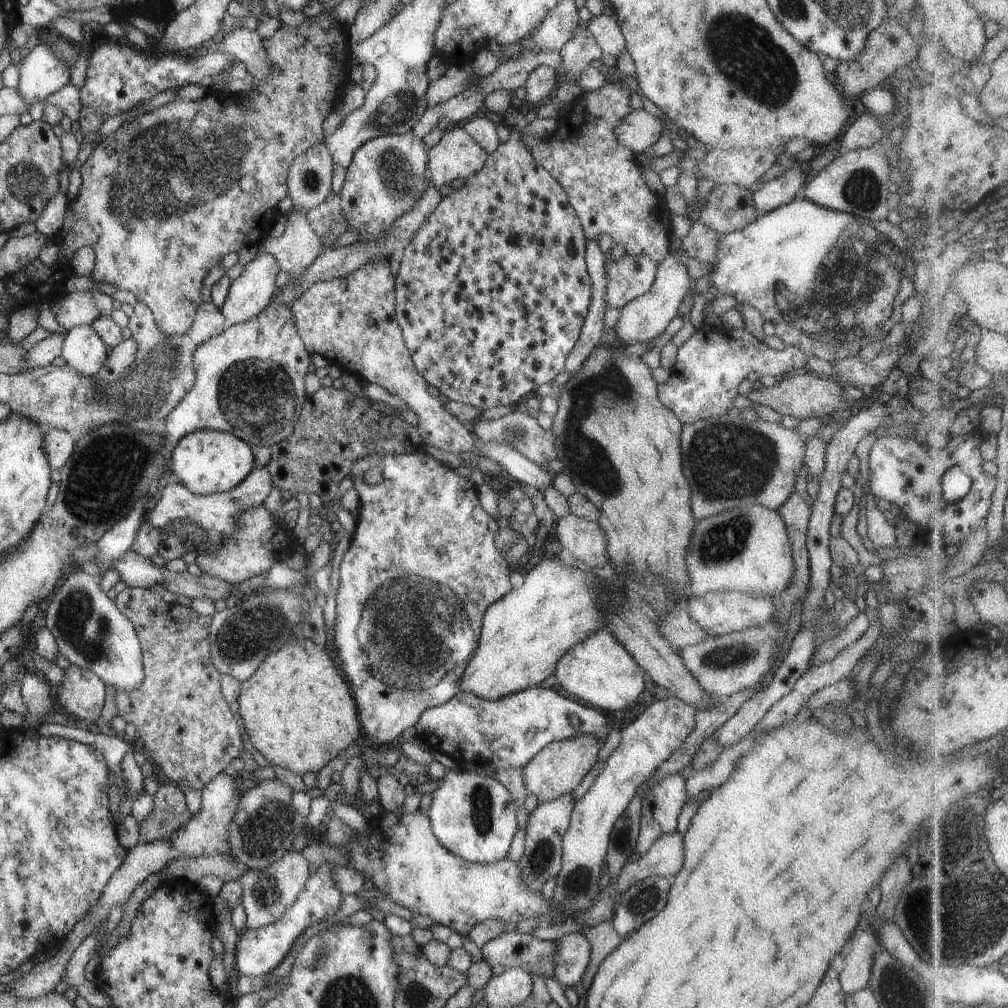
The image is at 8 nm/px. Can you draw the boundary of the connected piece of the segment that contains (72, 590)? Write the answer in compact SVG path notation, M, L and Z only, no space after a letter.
M74 572L64 582L61 582L50 599L44 605L46 611L46 628L57 640L58 652L71 664L91 670L105 684L110 684L118 690L136 690L144 680L144 665L142 664L142 647L134 625L124 616L118 605L102 590L100 579L91 572Z

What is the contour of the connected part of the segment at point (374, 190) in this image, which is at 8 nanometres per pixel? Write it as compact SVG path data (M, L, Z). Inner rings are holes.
M411 131L402 135L389 134L371 138L364 142L354 154L347 168L346 178L340 193L340 206L348 220L348 230L358 230L358 242L379 240L380 236L406 212L410 212L429 187L428 150L422 138L416 138Z

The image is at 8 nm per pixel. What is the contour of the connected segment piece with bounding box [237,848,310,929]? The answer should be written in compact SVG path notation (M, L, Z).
M289 849L282 860L262 868L262 870L248 870L240 878L243 886L242 905L247 914L248 929L266 928L274 924L282 914L296 902L300 890L304 888L306 879L310 876L308 862L301 852Z

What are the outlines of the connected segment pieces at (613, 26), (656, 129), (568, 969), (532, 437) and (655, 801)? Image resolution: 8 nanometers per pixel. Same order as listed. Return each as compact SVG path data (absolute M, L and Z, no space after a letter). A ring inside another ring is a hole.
M602 13L600 16L593 16L590 19L588 30L596 38L598 46L604 55L619 58L626 49L626 42L619 23L611 16Z
M642 107L631 109L630 114L616 124L614 134L626 148L642 153L662 136L662 130L661 120Z
M584 932L568 934L556 941L554 972L561 986L575 987L582 980L590 954L590 942Z
M513 411L494 420L479 417L472 423L471 427L479 442L490 442L490 440L492 442L502 442L510 448L516 448L522 456L526 456L533 463L542 464L541 466L546 466L549 461L556 458L556 448L554 448L554 438L556 436L552 434L552 430L543 429L538 420L528 415L528 412Z
M679 773L668 775L646 789L642 800L641 822L636 848L644 856L652 843L663 834L676 831L678 816L686 804L686 778Z

